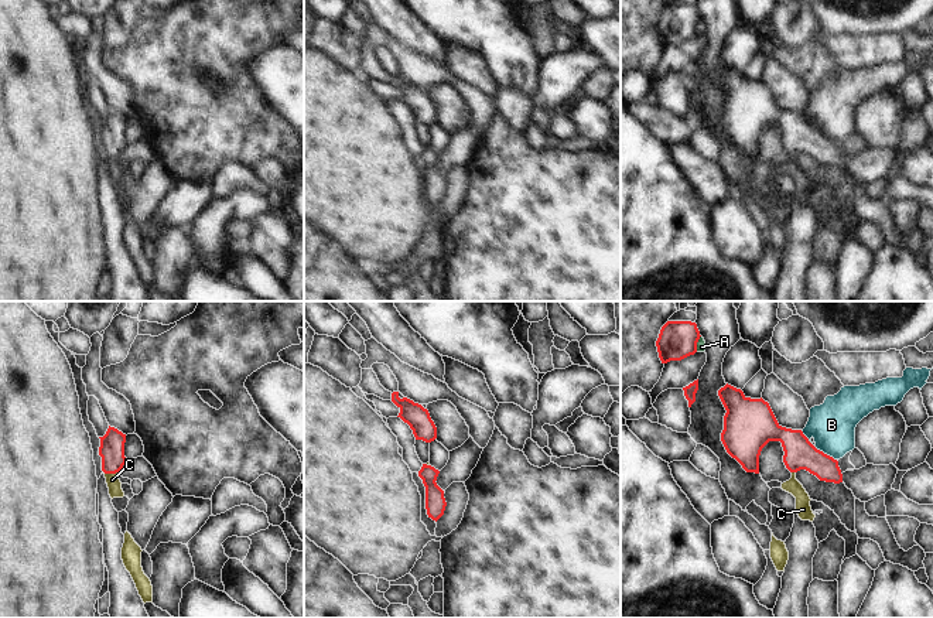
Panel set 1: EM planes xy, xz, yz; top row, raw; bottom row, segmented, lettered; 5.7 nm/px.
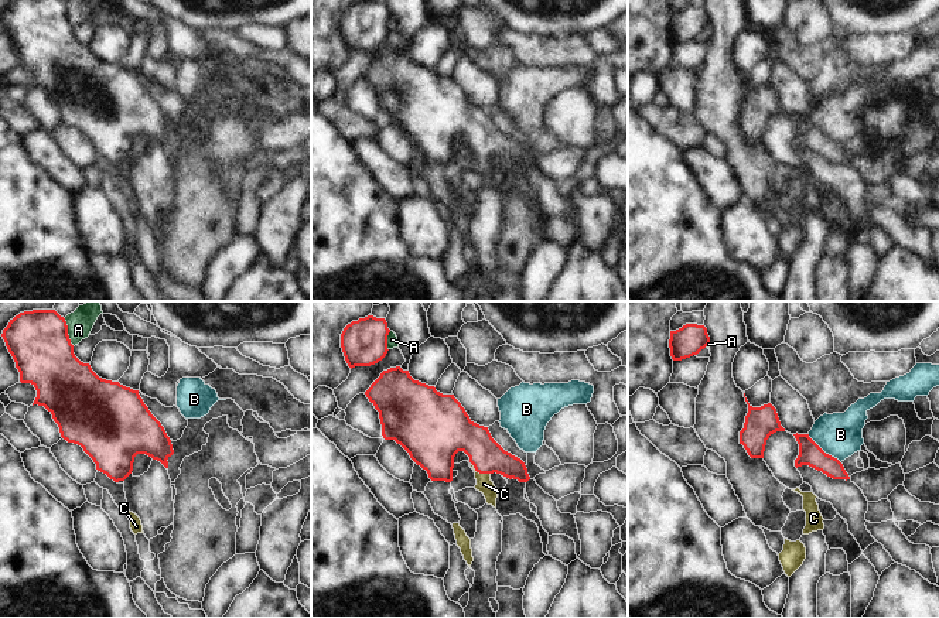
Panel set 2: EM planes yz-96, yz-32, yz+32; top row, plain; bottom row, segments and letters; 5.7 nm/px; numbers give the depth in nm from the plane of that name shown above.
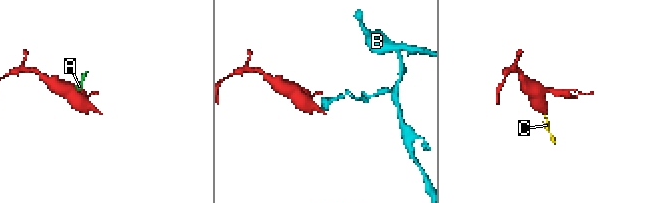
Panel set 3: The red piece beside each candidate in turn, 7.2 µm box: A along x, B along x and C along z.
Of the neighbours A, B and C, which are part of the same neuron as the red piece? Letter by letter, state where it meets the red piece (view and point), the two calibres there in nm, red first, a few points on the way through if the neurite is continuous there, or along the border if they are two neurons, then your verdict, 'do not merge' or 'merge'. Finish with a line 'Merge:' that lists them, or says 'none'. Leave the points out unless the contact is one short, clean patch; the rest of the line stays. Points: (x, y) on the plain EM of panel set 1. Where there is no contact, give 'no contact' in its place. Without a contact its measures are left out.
A: yz (696, 27) | 220/50 nm | along yz (700, 19), (696, 34) | do not merge
B: yz (826, 137) | 180/260 nm | along yz (814, 130), (836, 143) | do not merge
C: xy (110, 156) | 140/80 nm | across xy (112, 127), (110, 156), (112, 163) | merge
Merge: C

